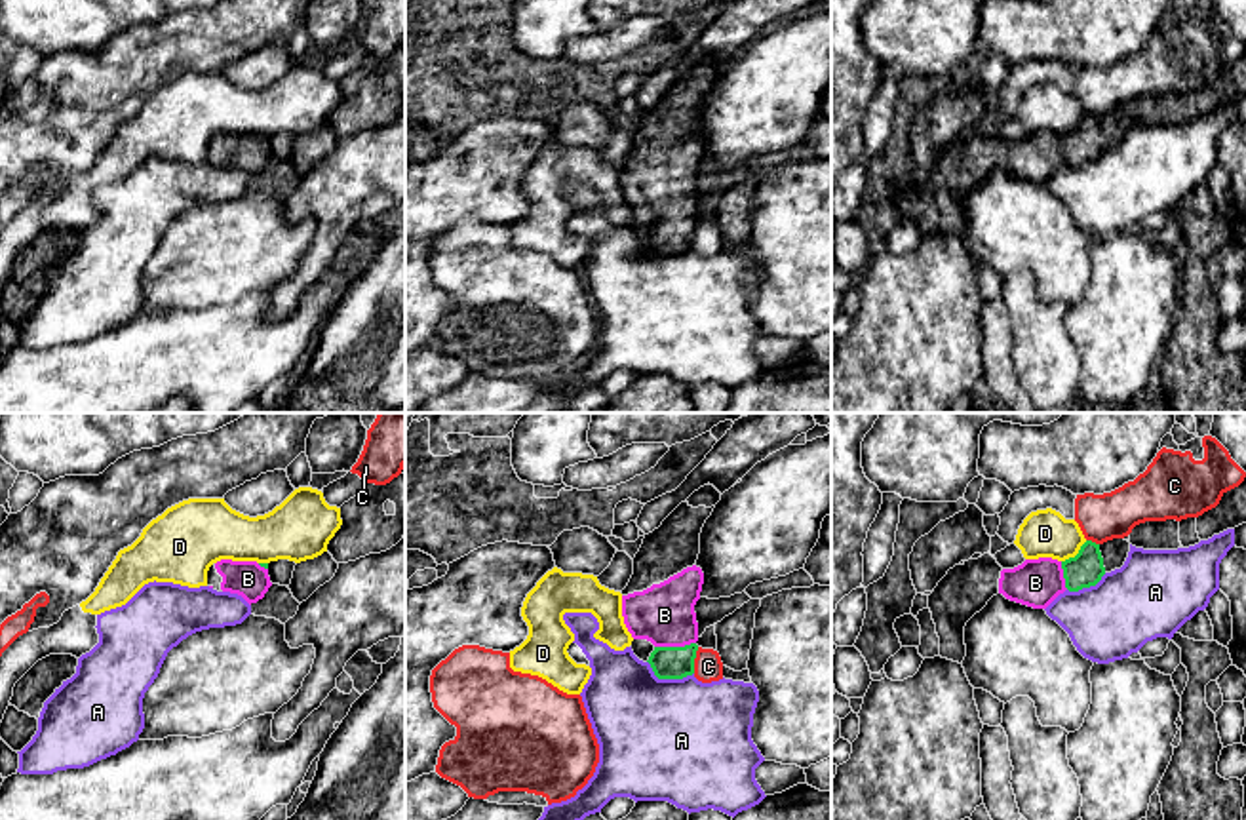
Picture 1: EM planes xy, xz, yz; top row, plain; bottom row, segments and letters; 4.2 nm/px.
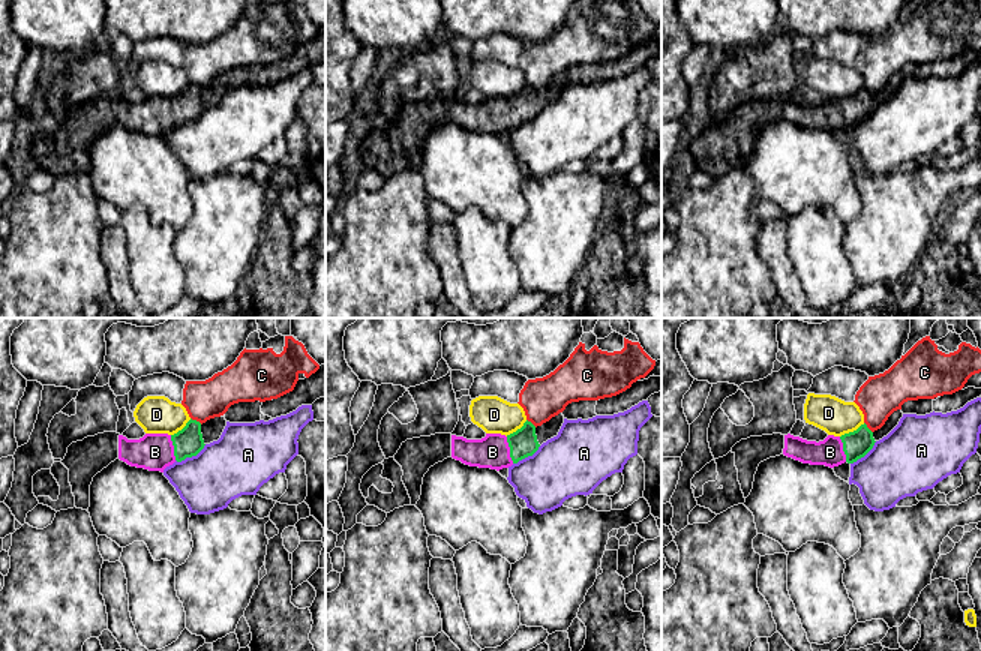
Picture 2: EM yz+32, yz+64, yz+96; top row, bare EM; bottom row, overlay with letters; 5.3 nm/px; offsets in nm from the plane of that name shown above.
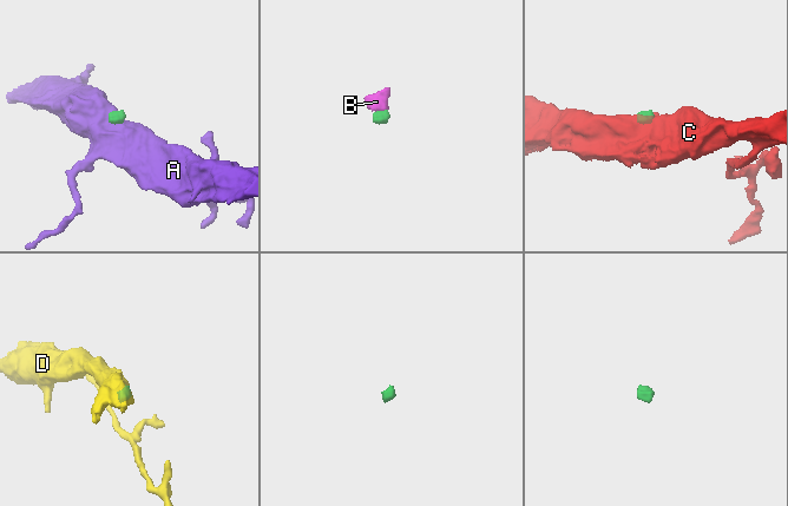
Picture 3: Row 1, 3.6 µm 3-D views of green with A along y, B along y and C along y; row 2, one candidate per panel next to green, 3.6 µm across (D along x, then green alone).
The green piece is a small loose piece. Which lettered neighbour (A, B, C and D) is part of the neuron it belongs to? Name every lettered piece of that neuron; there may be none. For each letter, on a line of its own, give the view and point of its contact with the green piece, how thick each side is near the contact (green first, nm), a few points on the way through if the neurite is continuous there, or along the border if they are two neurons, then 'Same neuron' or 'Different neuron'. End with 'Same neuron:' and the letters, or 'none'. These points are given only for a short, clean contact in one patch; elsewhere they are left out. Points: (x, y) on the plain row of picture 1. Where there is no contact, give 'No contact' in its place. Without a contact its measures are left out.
A: Touches green at xz (668, 252). Thickness 140 nm (green) against 500 nm. Boundary: xz (647, 234), (659, 252), (685, 252), (693, 248). Different neuron
B: Touches green at xz (674, 221). Thickness 140 nm (green) against 260 nm. Path across: xz (668, 236), (674, 231), (674, 221), (674, 204), (664, 189). Same neuron
C: Touches green at xz (693, 234). Thickness 140 nm (green) against 120 nm. Boundary: xz (699, 221), (693, 233), (693, 246). Different neuron
D: Touches green at yz (1077, 128). Thickness 150 nm (green) against 200 nm. Boundary: yz (1087, 115), (1073, 130), (1062, 136). Different neuron
Same neuron: B

